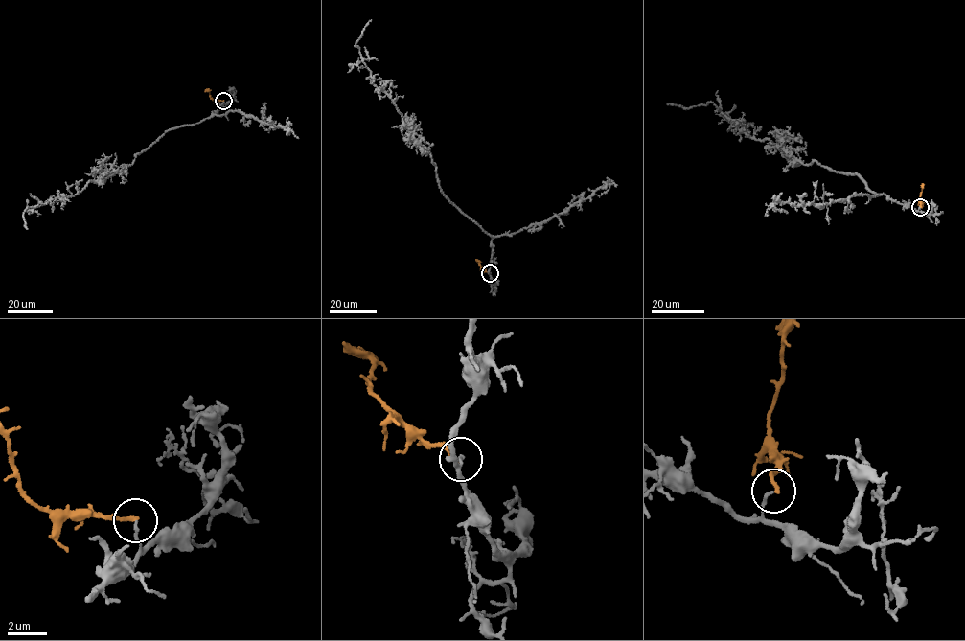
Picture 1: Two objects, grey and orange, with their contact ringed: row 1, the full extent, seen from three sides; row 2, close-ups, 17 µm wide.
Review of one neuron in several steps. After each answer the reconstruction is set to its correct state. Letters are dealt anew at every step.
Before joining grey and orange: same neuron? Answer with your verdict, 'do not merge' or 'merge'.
do not merge

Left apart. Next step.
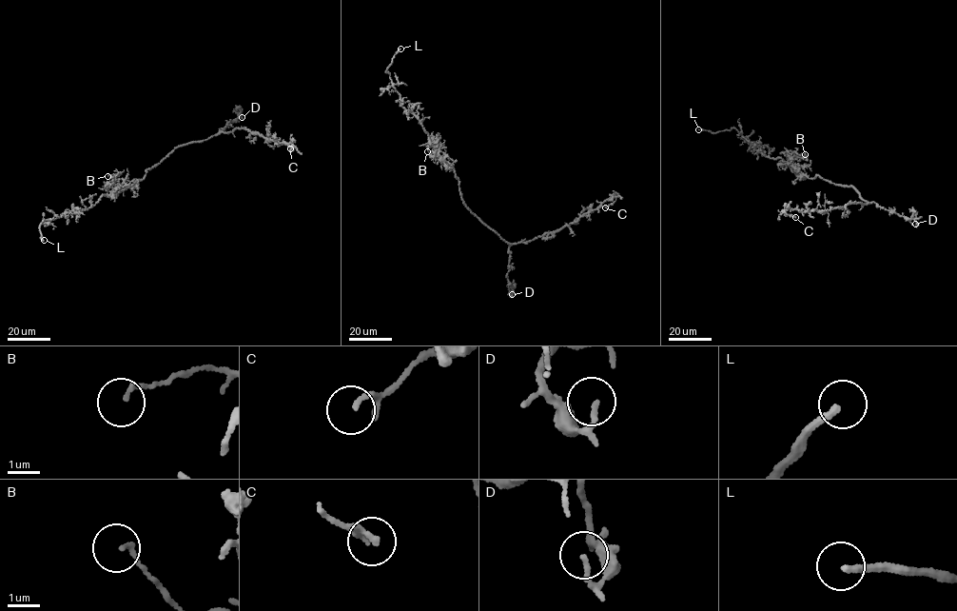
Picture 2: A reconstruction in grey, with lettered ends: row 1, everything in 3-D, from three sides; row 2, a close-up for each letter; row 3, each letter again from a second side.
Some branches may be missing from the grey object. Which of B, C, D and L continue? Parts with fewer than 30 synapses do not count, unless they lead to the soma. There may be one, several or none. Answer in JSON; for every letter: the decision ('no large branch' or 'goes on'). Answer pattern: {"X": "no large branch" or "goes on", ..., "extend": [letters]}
{"B": "no large branch", "C": "no large branch", "D": "no large branch", "L": "goes on", "extend": ["L"]}

